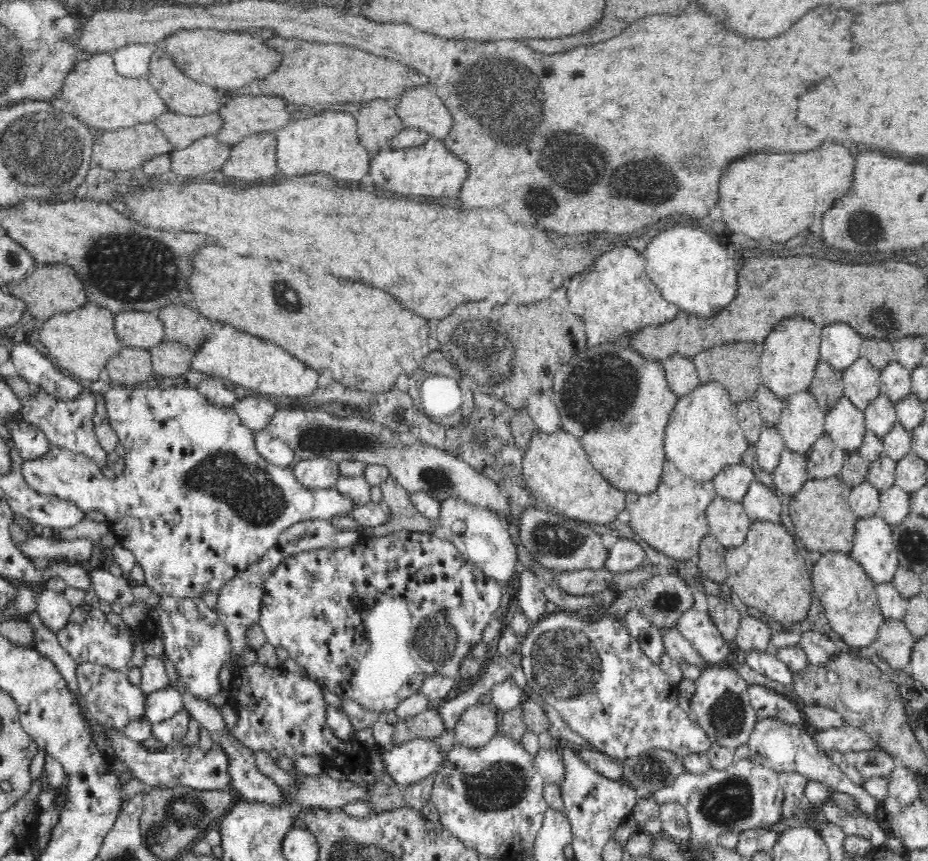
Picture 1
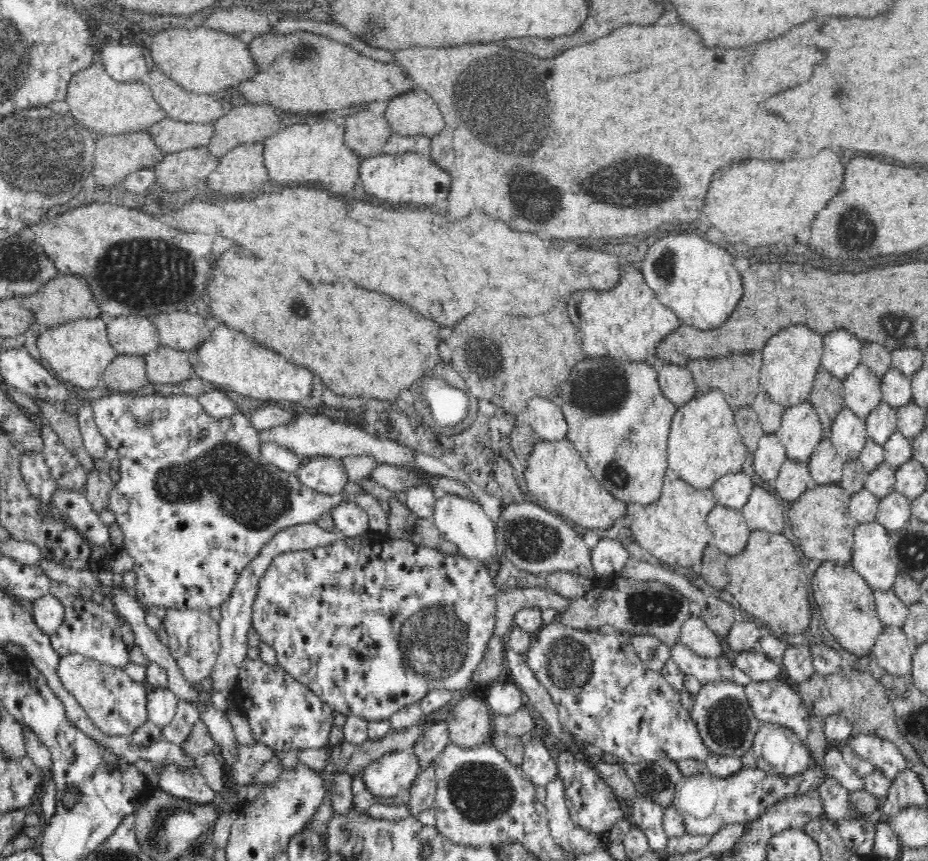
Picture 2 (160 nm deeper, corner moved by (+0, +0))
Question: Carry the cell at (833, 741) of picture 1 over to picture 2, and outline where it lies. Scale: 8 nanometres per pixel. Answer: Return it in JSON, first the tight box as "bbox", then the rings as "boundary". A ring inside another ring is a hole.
{"bbox":[836,732,907,780],"boundary":[[[855,732],[836,745],[847,746],[854,754],[876,765],[890,780],[907,767],[905,758],[889,739]]]}

